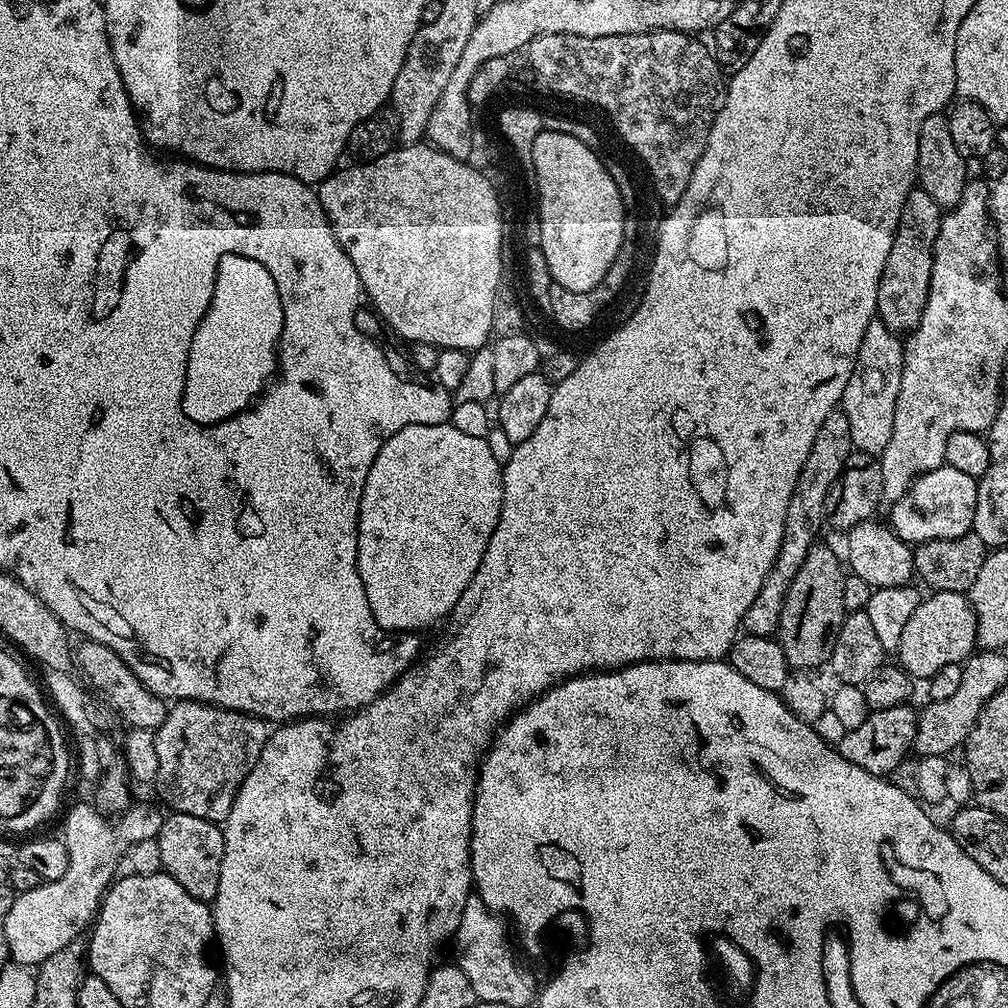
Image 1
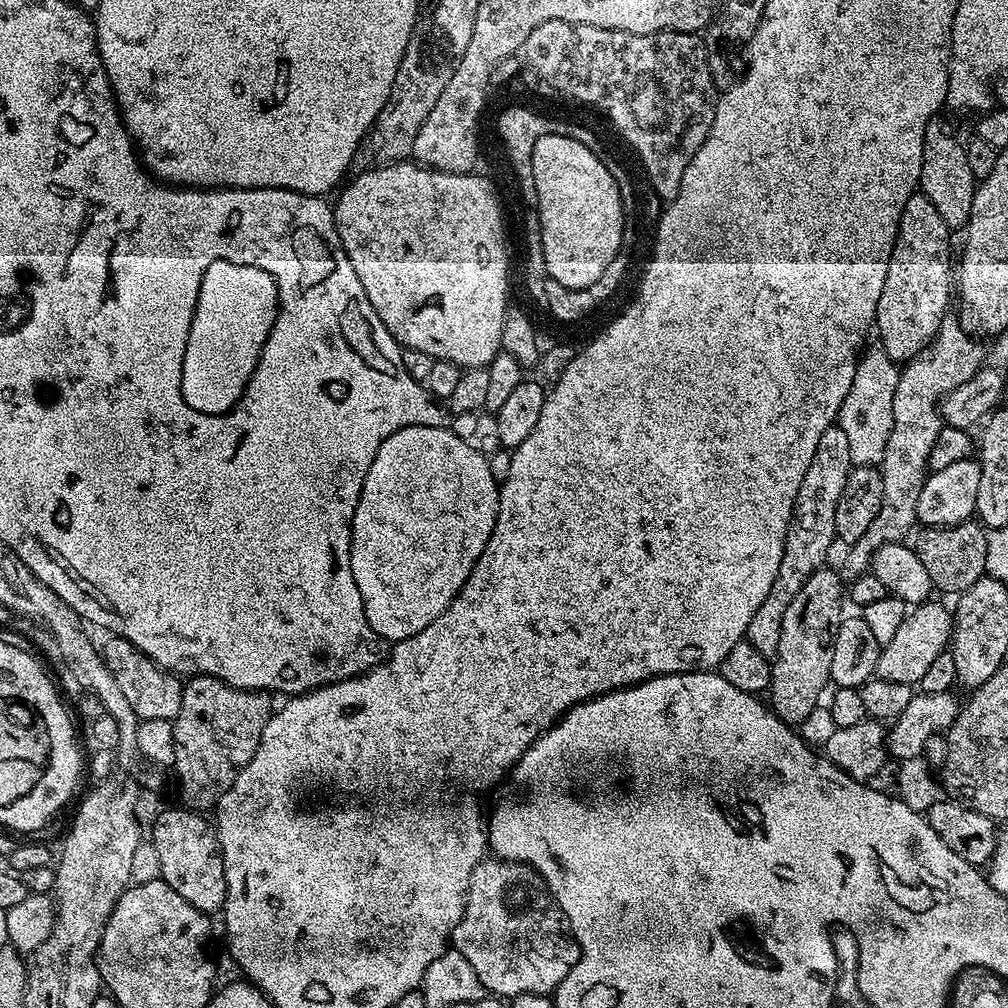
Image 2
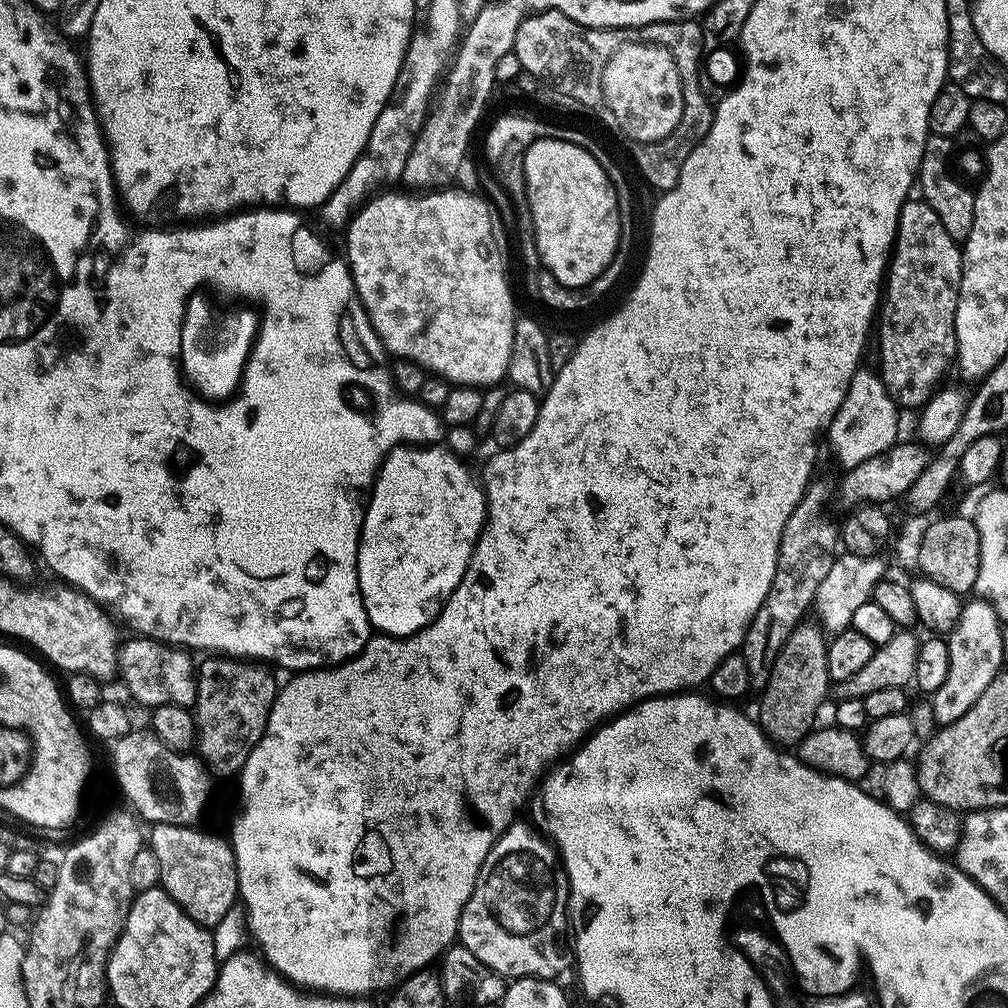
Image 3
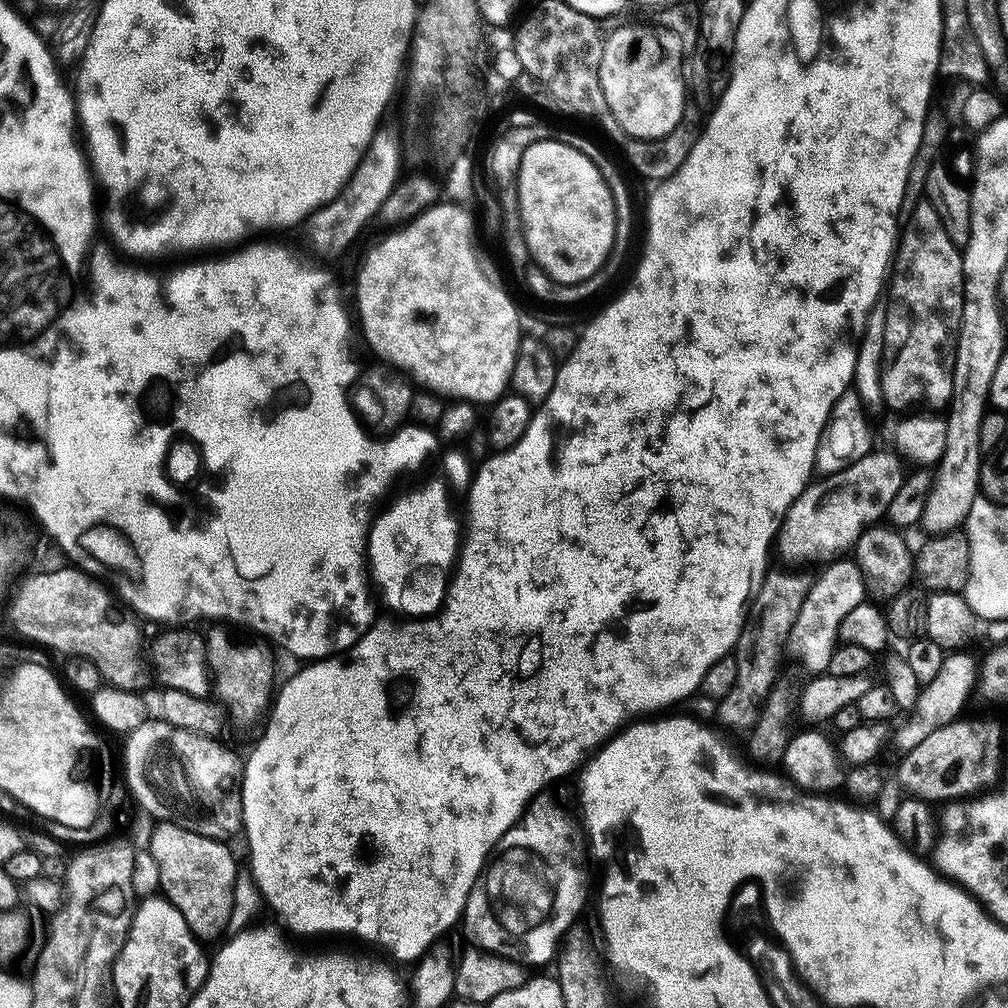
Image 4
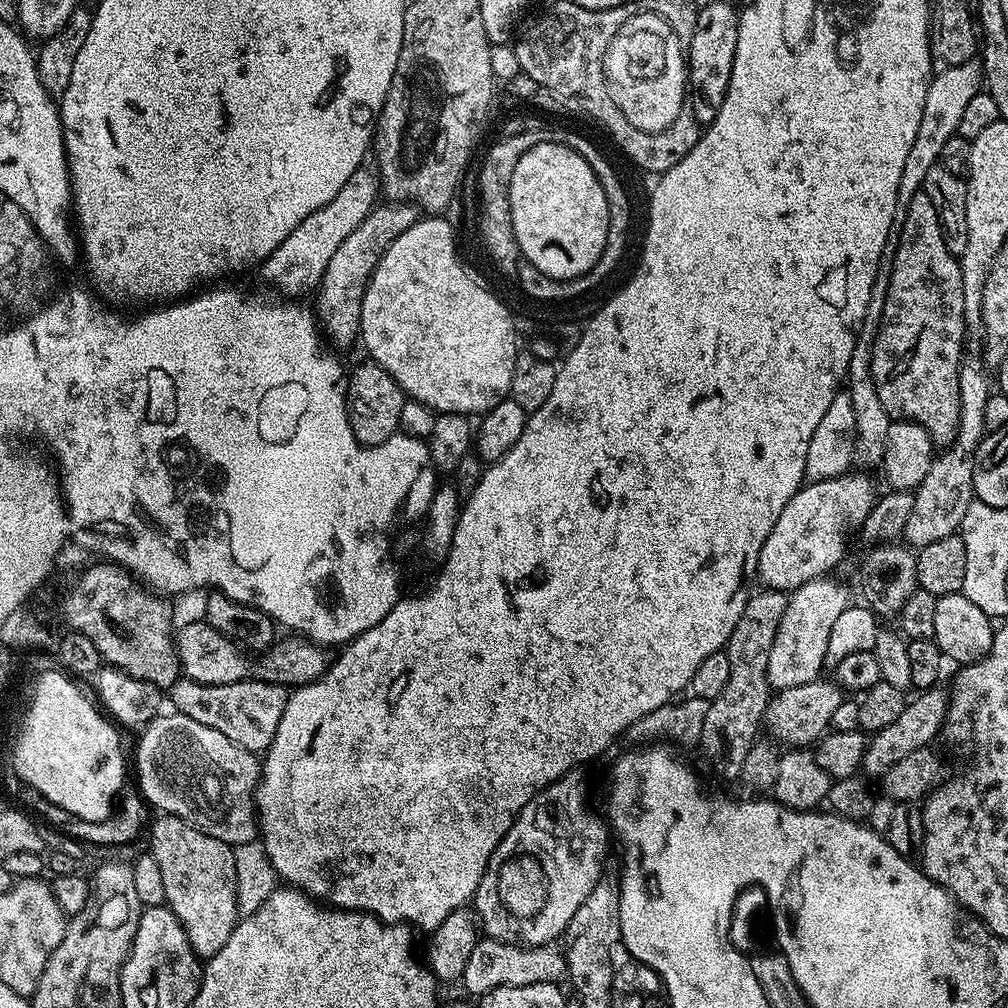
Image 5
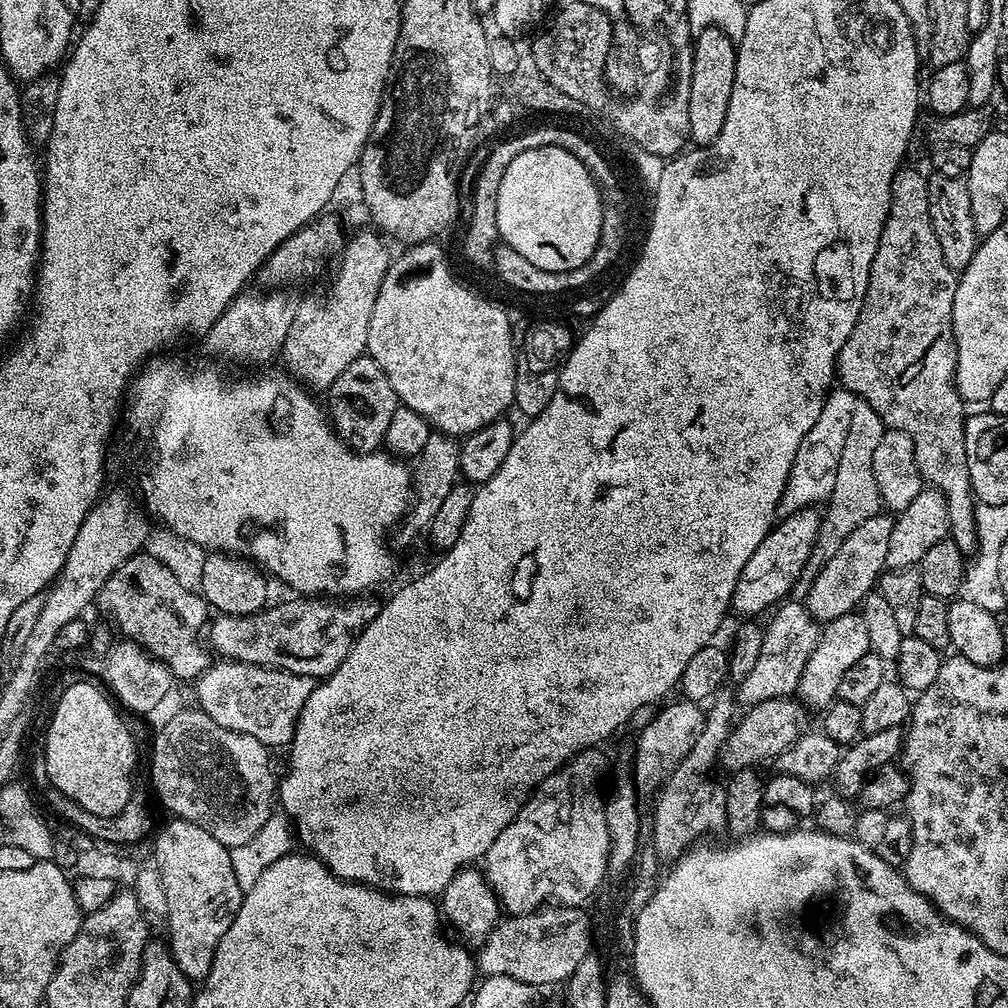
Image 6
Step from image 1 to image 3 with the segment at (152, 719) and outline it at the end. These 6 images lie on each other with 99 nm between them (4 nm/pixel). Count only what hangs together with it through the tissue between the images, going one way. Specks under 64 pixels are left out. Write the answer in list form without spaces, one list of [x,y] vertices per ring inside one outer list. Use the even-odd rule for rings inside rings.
[[[132,638],[119,645],[118,676],[124,679],[128,692],[148,710],[158,706],[173,704],[191,709],[196,702],[196,682],[194,679],[194,660],[187,651],[171,644],[162,644],[158,640]]]

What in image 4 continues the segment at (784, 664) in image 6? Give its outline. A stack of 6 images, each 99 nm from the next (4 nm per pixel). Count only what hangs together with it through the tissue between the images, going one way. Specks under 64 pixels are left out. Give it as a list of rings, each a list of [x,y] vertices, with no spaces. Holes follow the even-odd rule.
[[[836,558],[829,564],[832,565],[820,577],[812,580],[810,590],[806,594],[806,602],[802,602],[798,618],[794,618],[794,630],[790,630],[788,639],[787,651],[798,656],[812,674],[827,673],[830,654],[834,654],[840,640],[842,618],[846,618],[846,614],[850,614],[854,606],[863,604],[866,600],[864,576],[855,559]]]

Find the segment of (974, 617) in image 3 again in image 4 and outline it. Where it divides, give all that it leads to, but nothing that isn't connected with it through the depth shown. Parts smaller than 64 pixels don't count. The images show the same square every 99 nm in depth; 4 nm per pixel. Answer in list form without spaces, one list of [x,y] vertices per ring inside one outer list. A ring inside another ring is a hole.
[[[952,650],[945,655],[934,682],[921,687],[915,711],[909,717],[911,719],[897,732],[895,729],[894,744],[900,747],[901,753],[914,750],[914,746],[918,746],[918,742],[923,742],[928,735],[934,734],[934,730],[942,730],[942,726],[961,719],[963,712],[960,711],[967,706],[972,691],[975,693],[978,688],[978,660],[964,651],[968,650]]]

